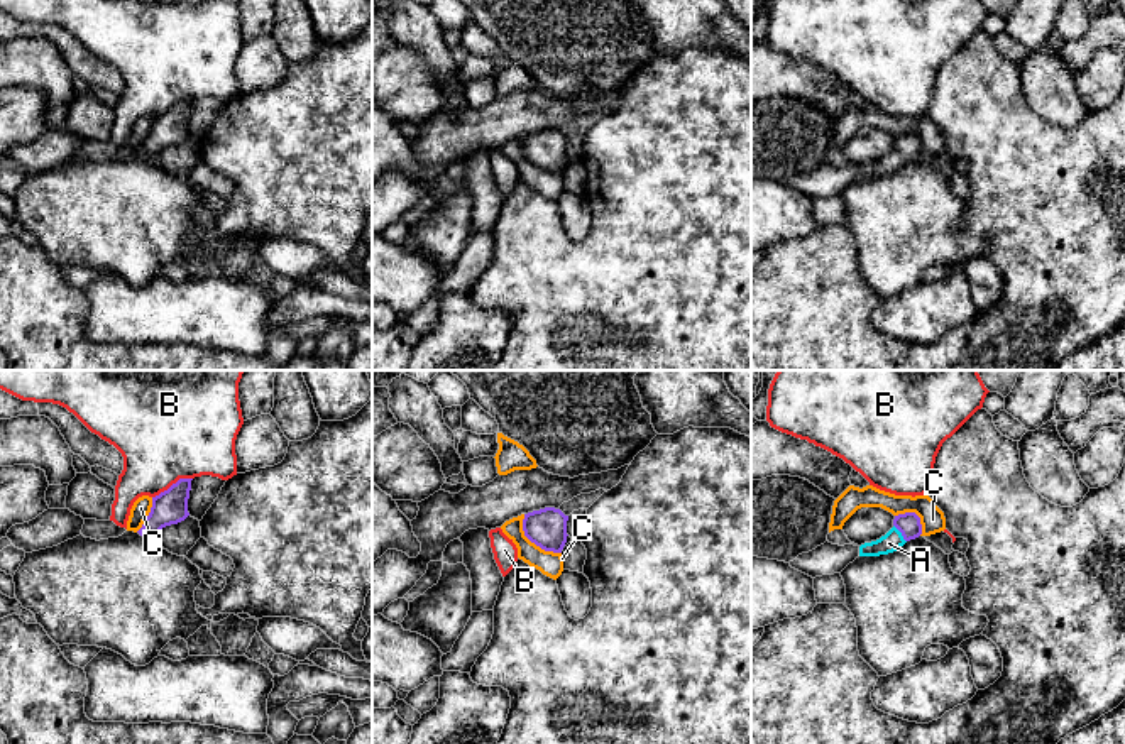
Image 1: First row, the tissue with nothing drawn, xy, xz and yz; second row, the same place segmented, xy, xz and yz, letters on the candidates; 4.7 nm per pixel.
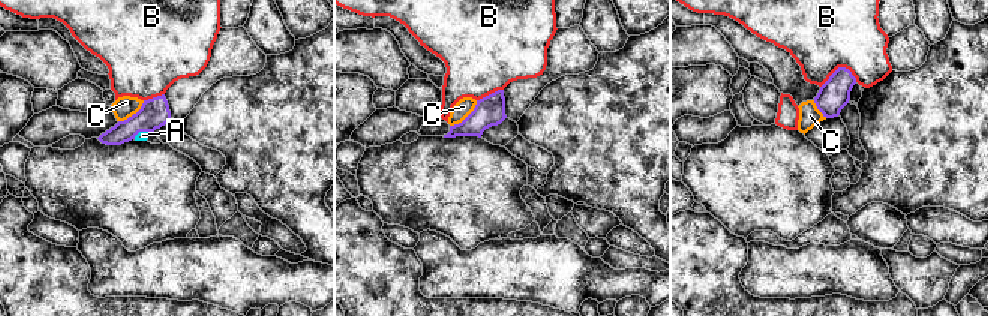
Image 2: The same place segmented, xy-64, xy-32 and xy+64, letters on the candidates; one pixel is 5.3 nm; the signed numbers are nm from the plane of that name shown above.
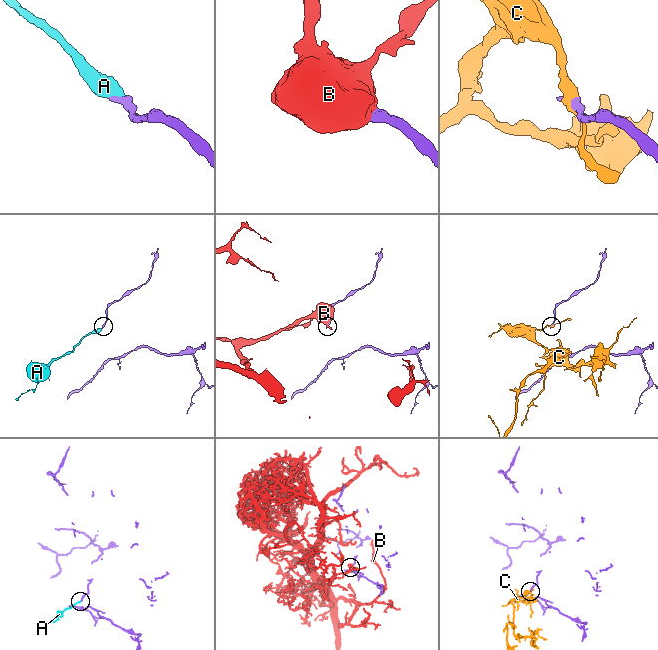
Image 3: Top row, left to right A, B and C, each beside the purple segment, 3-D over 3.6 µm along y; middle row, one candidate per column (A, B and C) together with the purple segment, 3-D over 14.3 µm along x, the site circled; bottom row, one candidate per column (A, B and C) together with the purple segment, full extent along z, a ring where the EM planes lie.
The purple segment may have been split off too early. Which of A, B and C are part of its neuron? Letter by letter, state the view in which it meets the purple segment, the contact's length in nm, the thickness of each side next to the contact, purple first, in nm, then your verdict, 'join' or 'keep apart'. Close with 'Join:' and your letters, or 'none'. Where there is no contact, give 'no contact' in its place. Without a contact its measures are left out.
A: meets purple in yz; contact 110 nm long; 110 nm thick on the purple side, 90 nm on the other; join
B: meets purple in xy; contact 220 nm long; 160 nm thick on the purple side, 460 nm on the other; keep apart
C: meets purple in xz; contact 260 nm long; 190 nm thick on the purple side, 120 nm on the other; keep apart
Join: A

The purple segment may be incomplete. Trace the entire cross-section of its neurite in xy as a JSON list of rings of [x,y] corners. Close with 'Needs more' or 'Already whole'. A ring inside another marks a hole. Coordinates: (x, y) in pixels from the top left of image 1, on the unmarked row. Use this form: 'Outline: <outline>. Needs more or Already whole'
Outline: [[[179,100],[167,112],[152,118],[152,129],[142,149],[140,157],[154,159],[162,149],[184,142],[193,100]]]. Already whole

